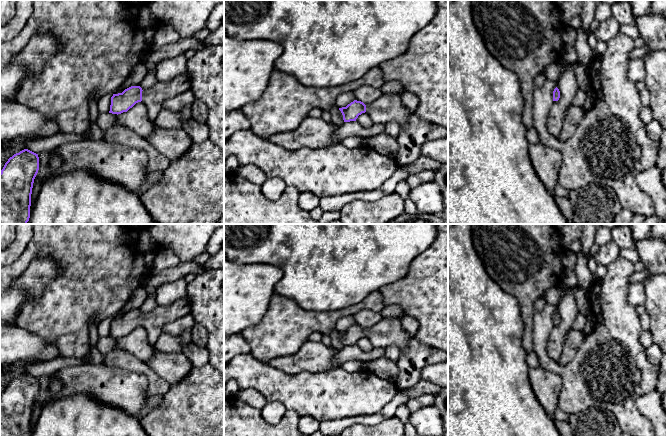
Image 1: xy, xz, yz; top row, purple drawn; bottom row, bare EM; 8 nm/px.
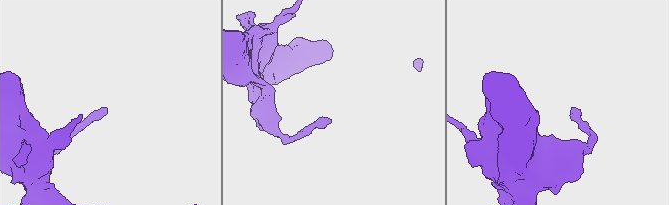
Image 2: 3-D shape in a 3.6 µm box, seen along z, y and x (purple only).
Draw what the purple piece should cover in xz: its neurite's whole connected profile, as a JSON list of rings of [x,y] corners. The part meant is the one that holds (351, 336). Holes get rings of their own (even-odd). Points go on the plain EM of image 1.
[[[382,318],[379,323],[365,329],[361,325],[354,324],[346,331],[339,332],[343,339],[344,346],[356,345],[359,339],[367,337],[375,348],[386,349],[395,345],[403,350],[413,338],[403,330],[399,318]]]

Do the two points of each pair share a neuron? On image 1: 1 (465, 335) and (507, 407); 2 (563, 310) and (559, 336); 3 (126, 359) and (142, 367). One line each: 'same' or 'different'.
1: same
2: same
3: same

